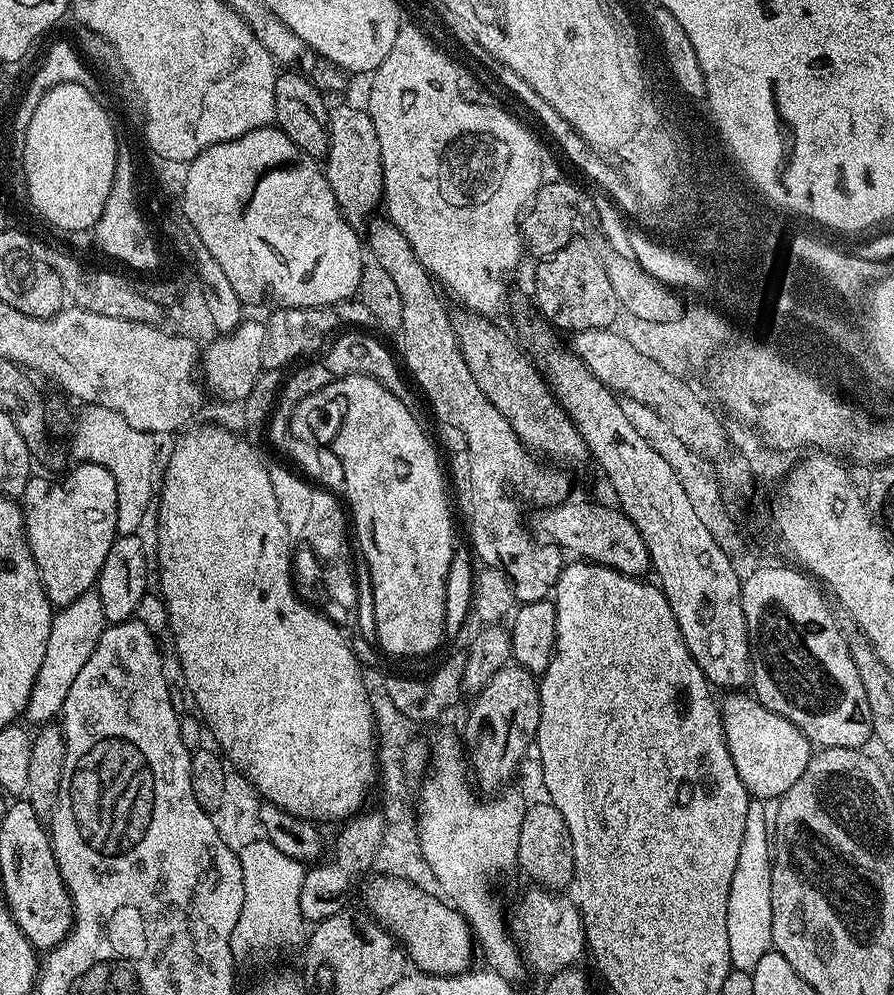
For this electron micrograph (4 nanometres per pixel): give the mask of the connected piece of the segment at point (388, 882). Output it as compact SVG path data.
M380 874L376 878L367 881L368 889L364 892L368 899L367 911L399 940L405 957L411 963L413 960L419 971L434 976L451 976L473 967L474 937L462 913L439 895L423 892L419 883L405 880L403 876Z

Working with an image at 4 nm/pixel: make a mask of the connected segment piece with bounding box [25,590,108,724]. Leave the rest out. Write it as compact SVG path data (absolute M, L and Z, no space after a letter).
M94 590L76 598L72 603L63 605L53 615L42 665L25 708L27 719L30 718L34 724L47 723L55 717L54 714L59 715L63 711L71 683L77 678L90 654L94 652L94 646L97 645L98 638L104 633L107 625L101 599Z

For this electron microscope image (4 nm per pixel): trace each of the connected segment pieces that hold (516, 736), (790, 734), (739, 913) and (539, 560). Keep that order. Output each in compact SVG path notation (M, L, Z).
M509 662L505 668L498 670L498 674L494 674L494 678L490 678L490 682L486 682L486 686L480 691L479 696L475 697L473 704L476 705L464 724L464 736L462 735L462 744L466 749L466 764L474 777L475 787L481 793L496 794L515 774L516 767L519 766L520 759L527 754L528 748L530 752L533 747L540 717L540 685L533 673L527 672L515 662Z
M732 690L725 696L728 697L720 704L720 717L730 758L734 758L734 770L738 770L738 778L742 778L749 797L760 802L775 801L784 796L798 778L802 778L802 770L806 770L810 762L814 745L802 730L798 730L798 726L794 726L794 722L762 706L755 695L744 690Z
M749 803L746 814L746 831L742 833L742 846L738 846L738 866L734 866L734 878L730 878L730 898L726 906L726 935L730 937L730 962L733 968L752 972L762 954L773 951L772 907L770 906L770 882L774 844L770 839L770 816L764 813L765 805Z
M380 214L373 215L368 221L367 232L366 248L371 259L380 264L386 274L390 274L390 279L402 298L402 326L399 335L404 336L403 367L412 371L417 384L415 387L422 396L424 391L440 424L438 434L445 448L456 454L464 454L458 466L464 470L468 480L472 548L480 555L479 563L502 569L520 604L545 599L555 589L560 569L566 560L555 544L535 544L532 541L533 533L524 529L520 504L563 504L569 499L571 492L568 491L572 484L566 473L559 472L564 470L533 455L516 436L506 418L482 394L478 383L474 382L457 347L449 309L444 309L444 304L436 293L437 285L418 262L418 254L414 254L410 242L406 242L406 234L402 234L402 230L398 230L392 220Z

